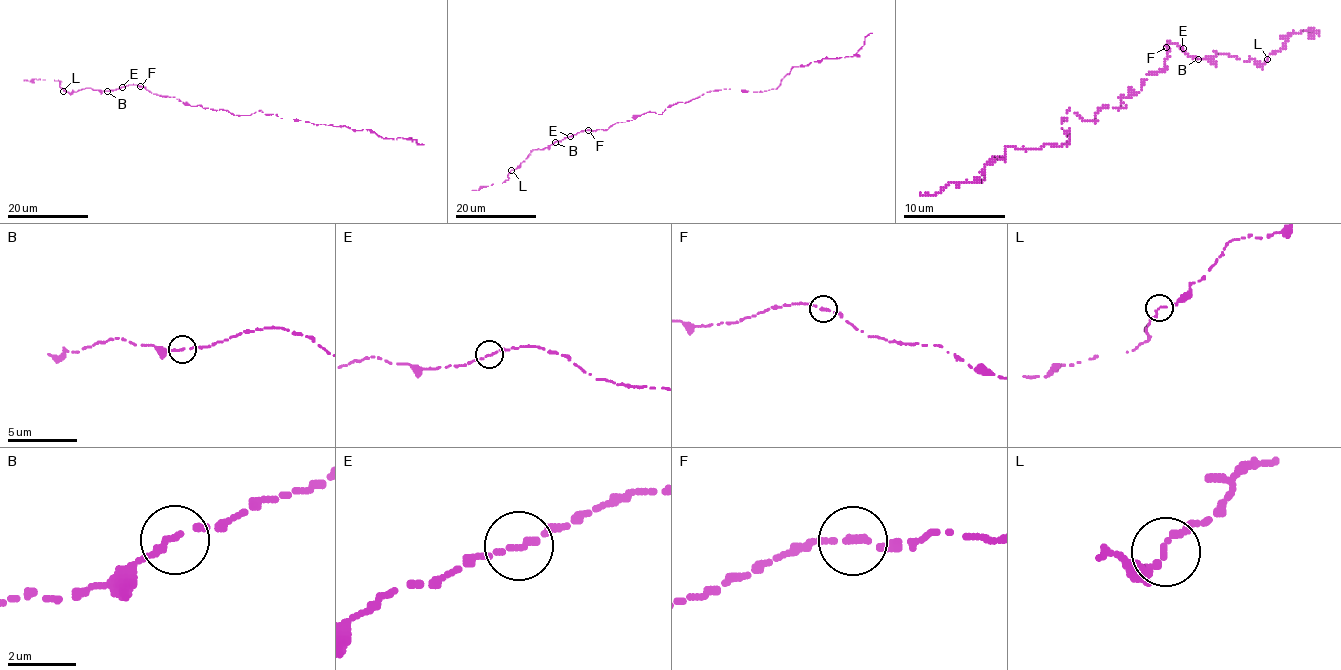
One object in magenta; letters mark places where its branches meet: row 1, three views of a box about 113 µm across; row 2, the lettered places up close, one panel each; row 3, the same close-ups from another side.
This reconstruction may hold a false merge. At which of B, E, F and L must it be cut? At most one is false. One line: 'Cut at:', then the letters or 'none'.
Cut at: none

